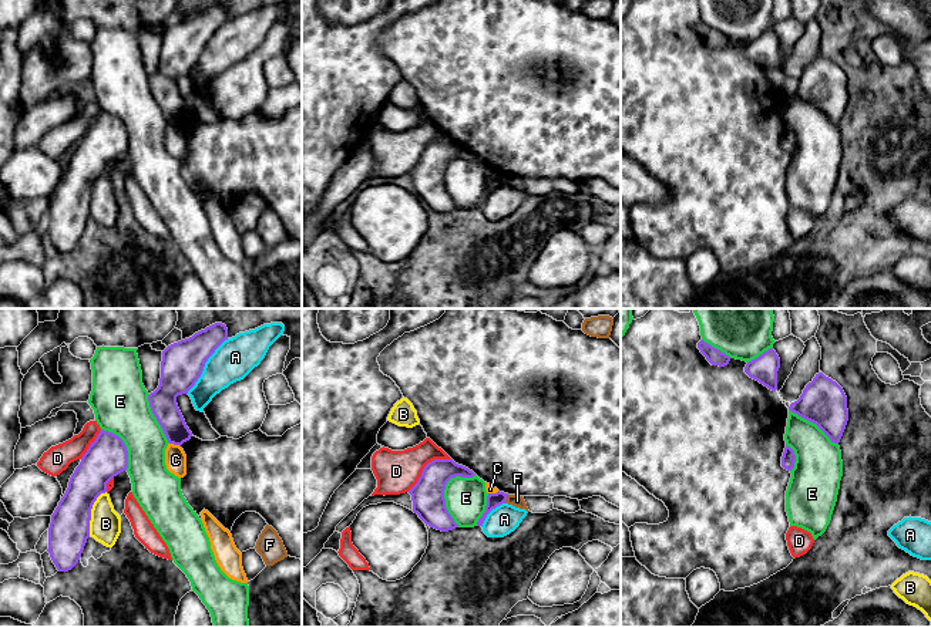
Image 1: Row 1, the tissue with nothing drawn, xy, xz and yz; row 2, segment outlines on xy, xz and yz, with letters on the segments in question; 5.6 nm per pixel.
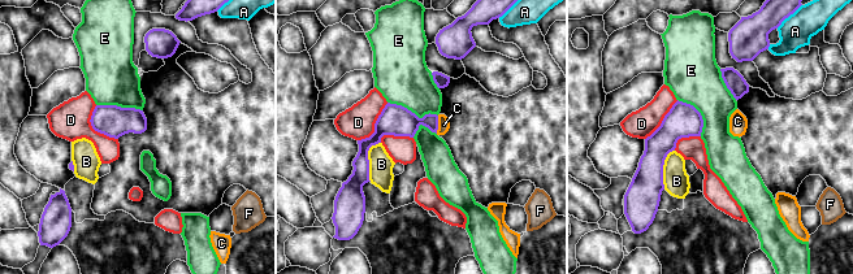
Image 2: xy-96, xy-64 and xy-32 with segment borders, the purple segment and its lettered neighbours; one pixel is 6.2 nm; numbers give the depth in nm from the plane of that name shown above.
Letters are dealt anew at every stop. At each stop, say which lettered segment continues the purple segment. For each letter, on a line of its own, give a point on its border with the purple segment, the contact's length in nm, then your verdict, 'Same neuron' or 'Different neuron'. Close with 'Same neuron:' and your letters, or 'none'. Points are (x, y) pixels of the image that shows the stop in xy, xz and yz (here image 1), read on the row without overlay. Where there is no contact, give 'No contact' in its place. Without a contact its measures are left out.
A: Touches purple at xy (204, 47). Shared border 400 nm. Different neuron
B: Touches purple at xy (90, 194). Shared border 280 nm. Different neuron
C: Touches purple at xy (175, 125). Shared border 70 nm. Different neuron
D: Touches purple at xz (424, 148). Shared border 320 nm. Different neuron
E: Touches purple at xz (443, 172). Shared border 320 nm. Different neuron
F: Touches purple at xz (506, 181). Shared border 50 nm. Different neuron
Same neuron: none

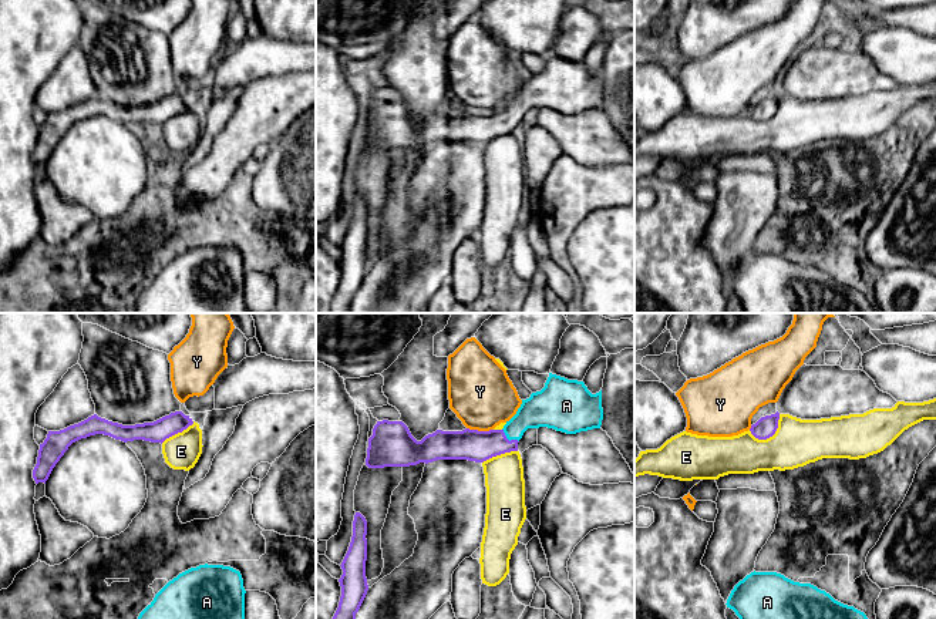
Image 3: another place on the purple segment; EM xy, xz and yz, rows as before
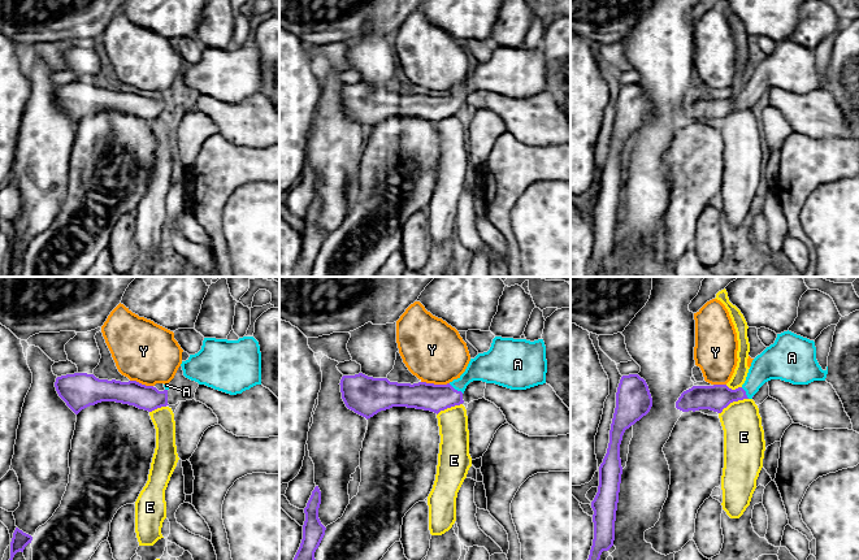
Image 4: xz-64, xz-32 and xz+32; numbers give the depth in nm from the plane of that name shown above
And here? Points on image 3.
A: Touches purple at xz (507, 120). Shared border 120 nm. Same neuron
E: Touches purple at yz (771, 117). Shared border 200 nm. Different neuron
Y: Touches purple at xz (480, 113). Shared border 150 nm. Different neuron
Same neuron: A

